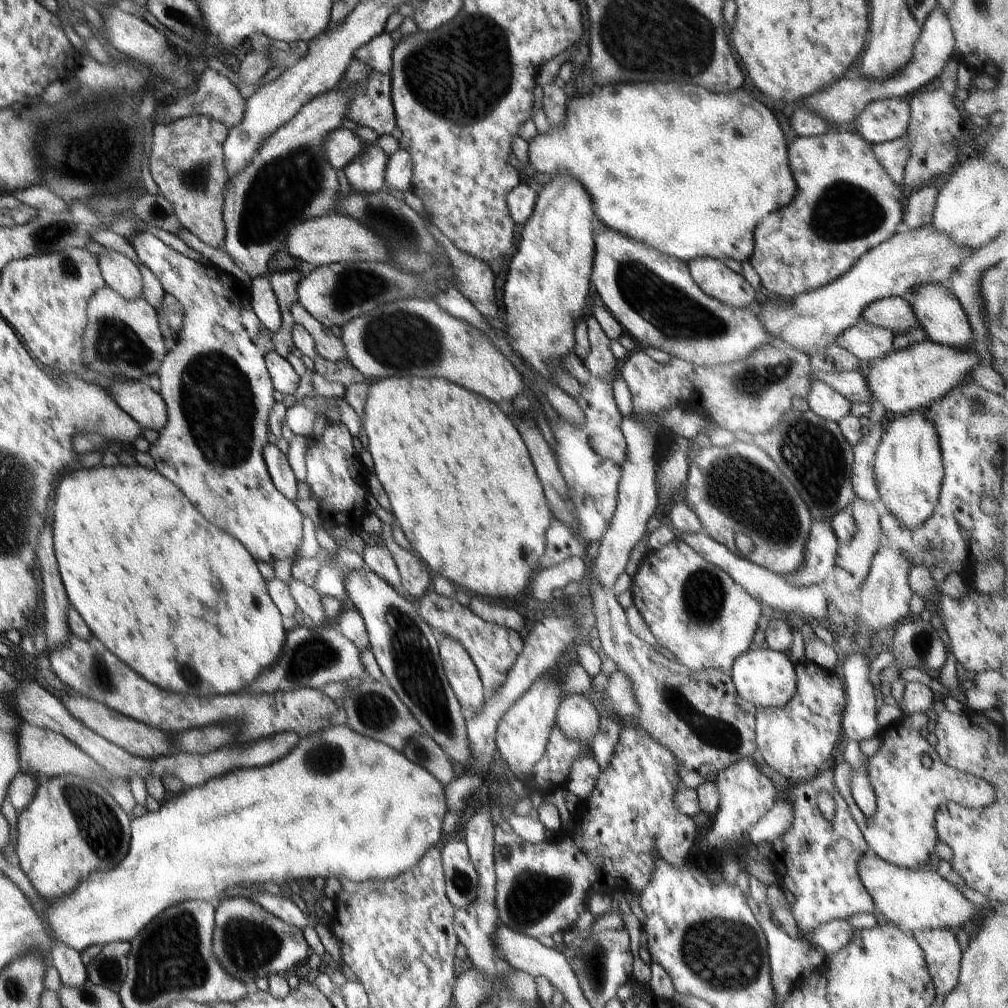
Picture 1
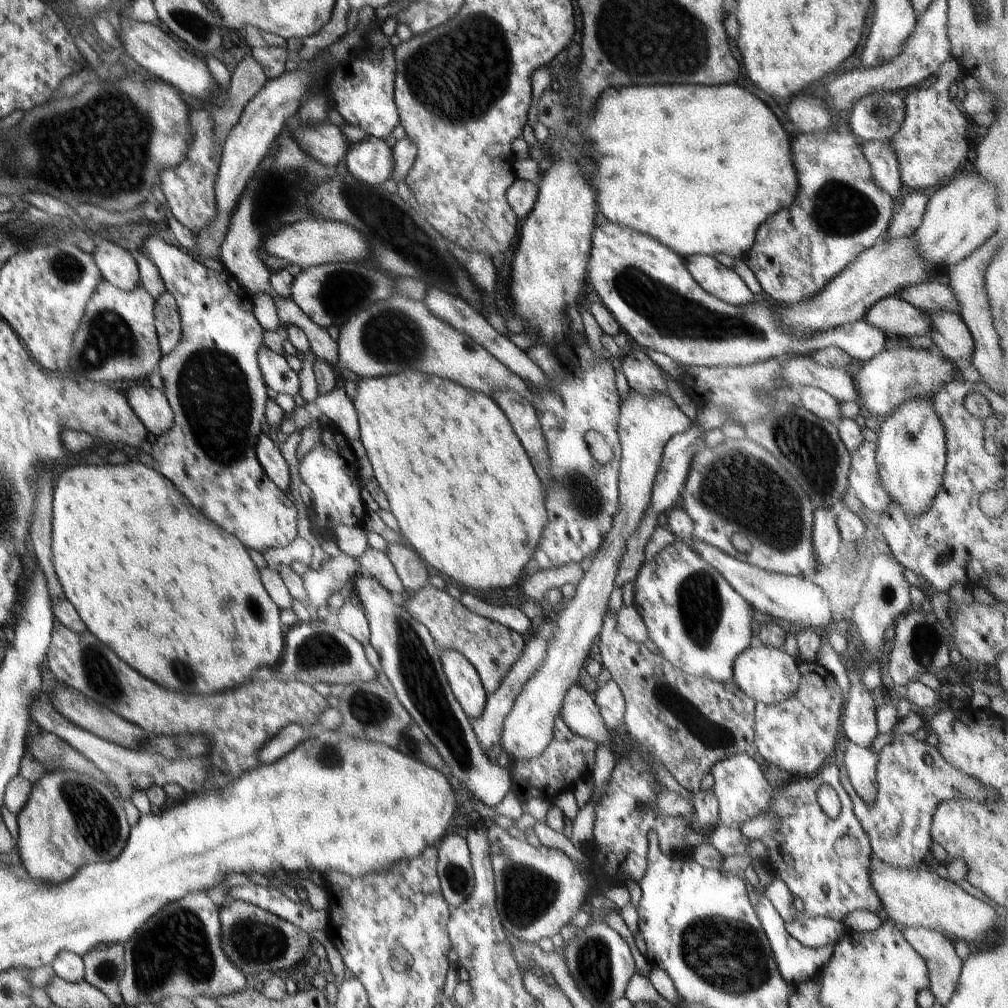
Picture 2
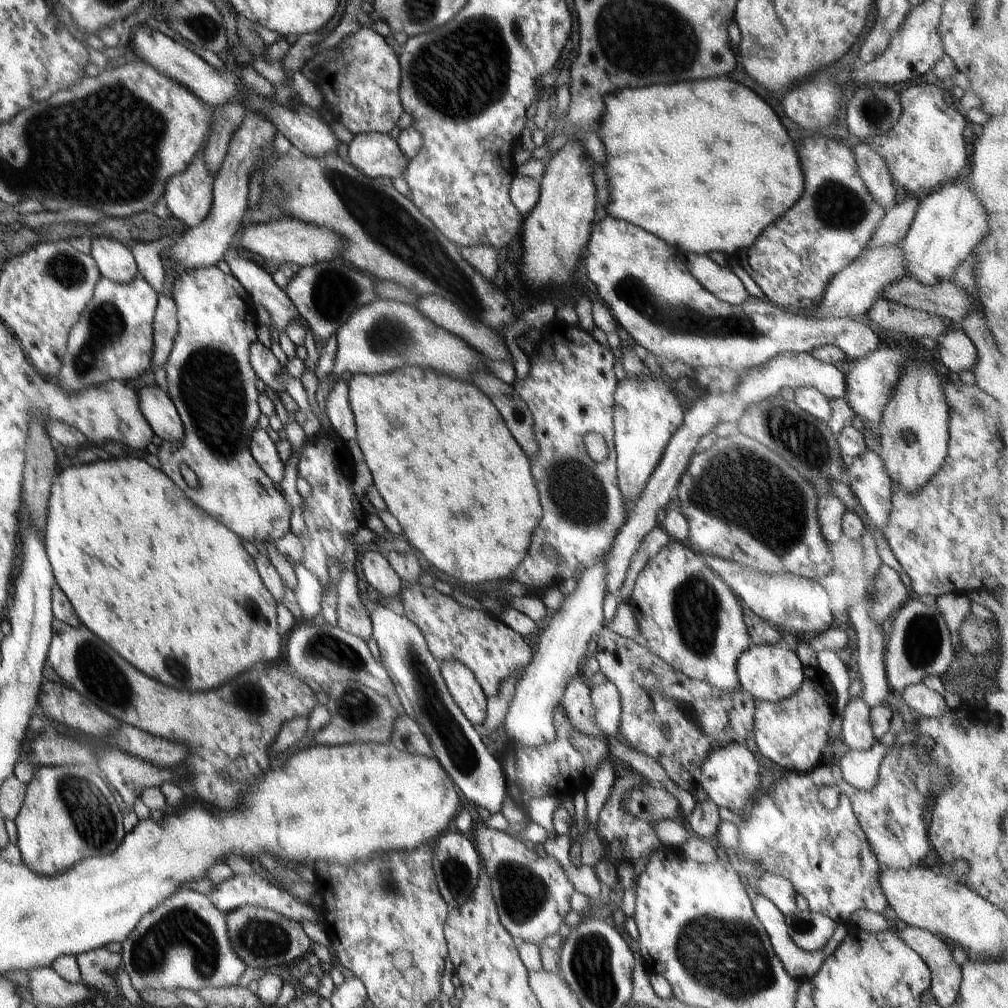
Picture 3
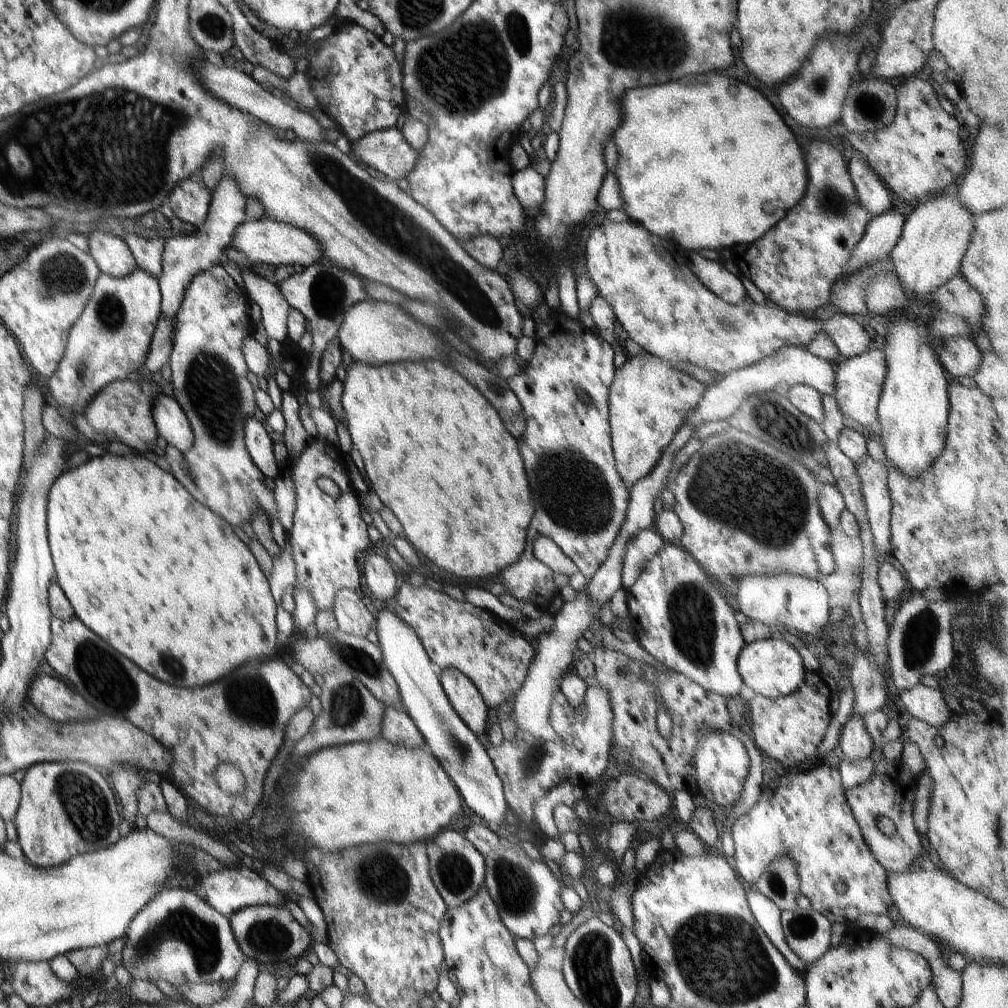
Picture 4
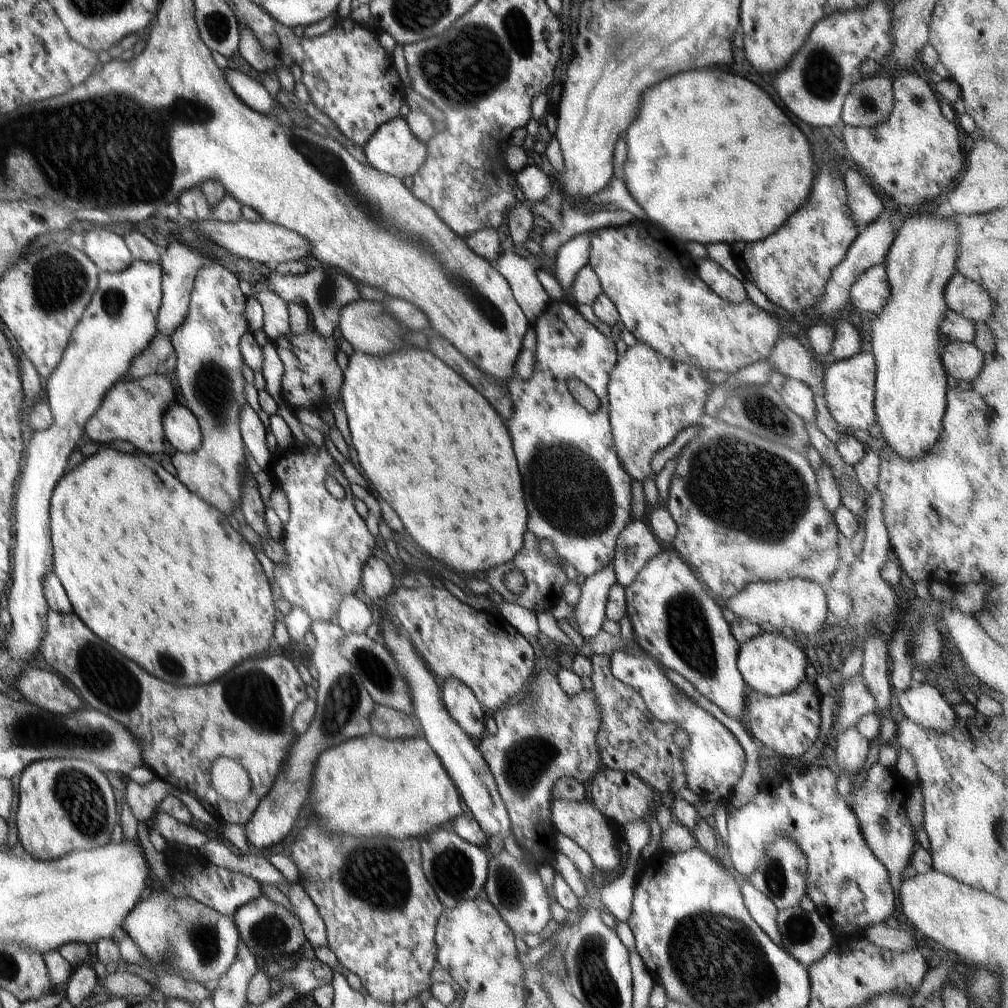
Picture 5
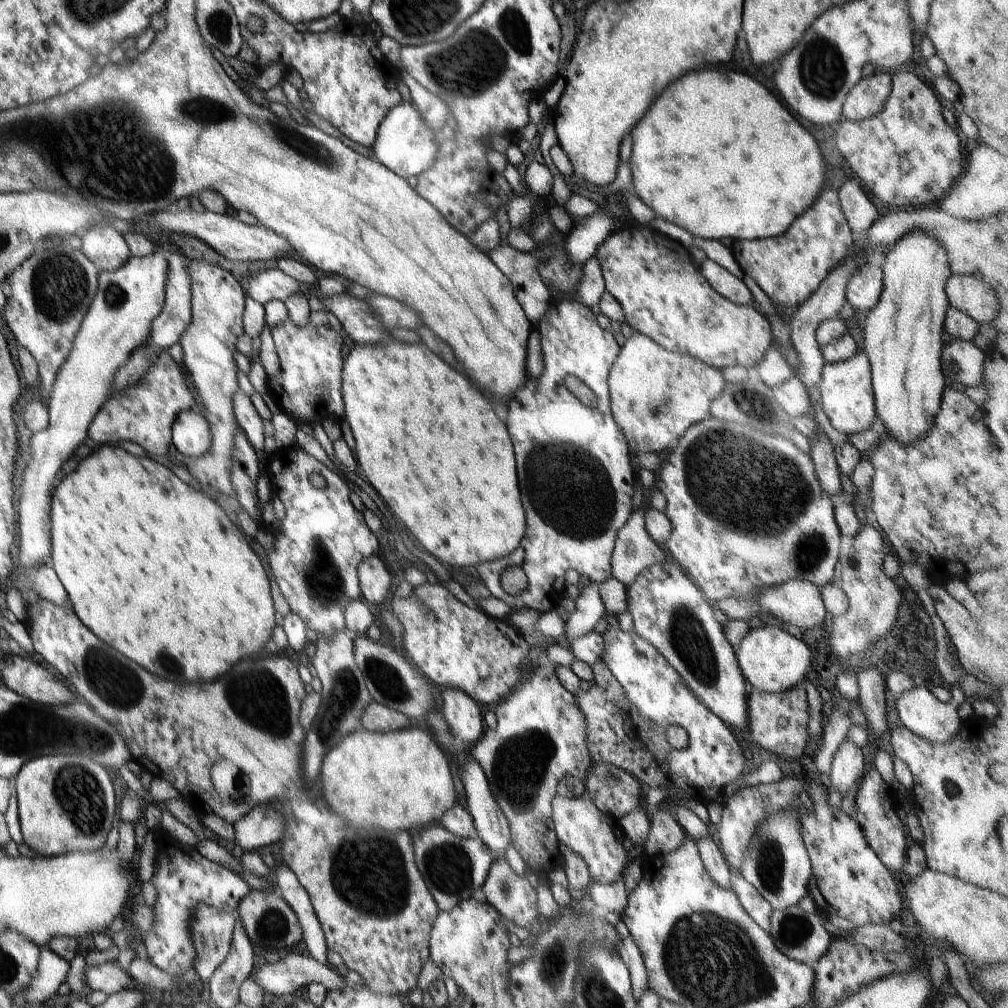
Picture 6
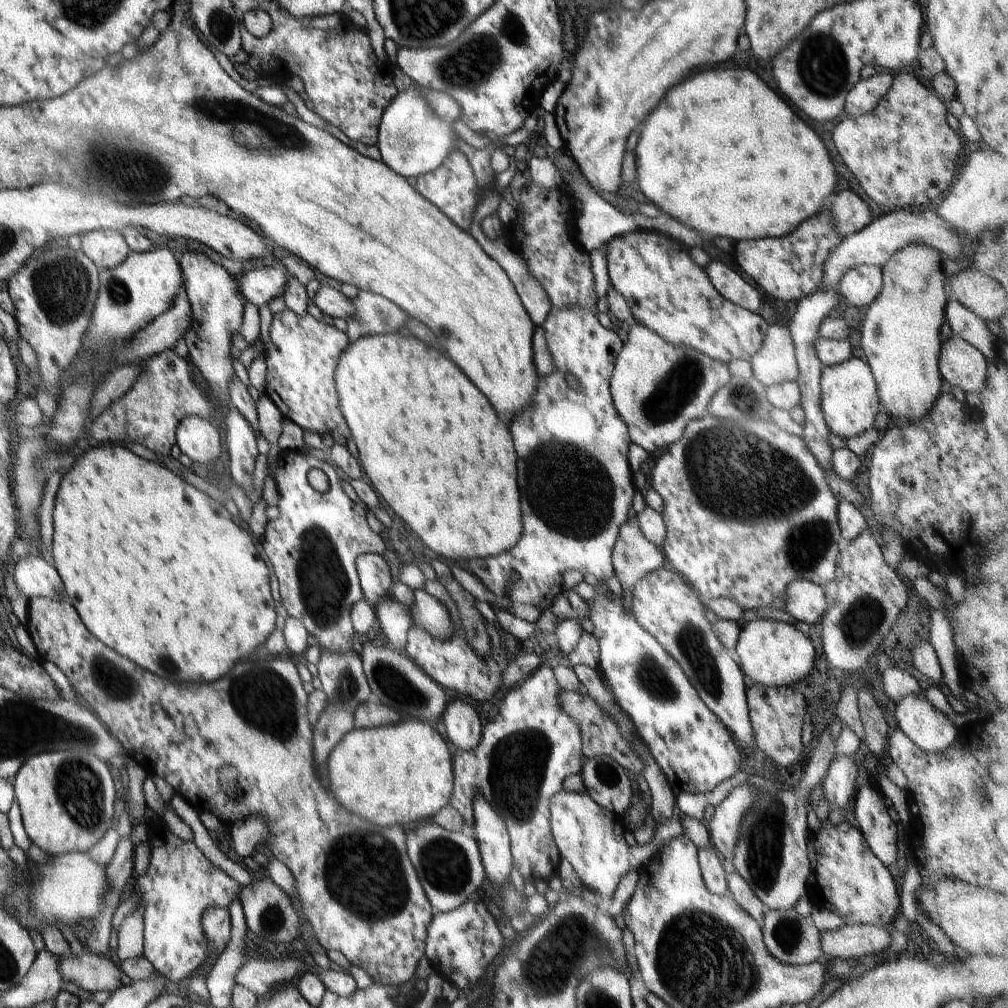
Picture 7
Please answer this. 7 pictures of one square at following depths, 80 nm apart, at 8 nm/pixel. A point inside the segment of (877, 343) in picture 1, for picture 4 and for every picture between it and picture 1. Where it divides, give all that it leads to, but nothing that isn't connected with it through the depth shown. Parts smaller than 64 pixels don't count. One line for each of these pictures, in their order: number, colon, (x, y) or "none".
2: (646, 287)
3: (648, 290)
4: (678, 321)

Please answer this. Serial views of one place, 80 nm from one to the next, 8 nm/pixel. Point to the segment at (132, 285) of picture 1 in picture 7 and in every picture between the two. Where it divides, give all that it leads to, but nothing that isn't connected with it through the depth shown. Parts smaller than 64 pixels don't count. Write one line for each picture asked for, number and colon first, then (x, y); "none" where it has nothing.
2: (117, 266)
3: (115, 261)
4: (112, 255)
5: (107, 249)
6: (103, 245)
7: (107, 248)

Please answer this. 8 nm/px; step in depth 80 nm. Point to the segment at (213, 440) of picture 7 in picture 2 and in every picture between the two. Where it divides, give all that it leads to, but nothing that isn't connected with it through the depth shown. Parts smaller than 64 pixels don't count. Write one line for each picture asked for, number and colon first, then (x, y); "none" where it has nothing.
2: (150, 405)
3: (160, 413)
4: (172, 423)
5: (181, 429)
6: (190, 433)

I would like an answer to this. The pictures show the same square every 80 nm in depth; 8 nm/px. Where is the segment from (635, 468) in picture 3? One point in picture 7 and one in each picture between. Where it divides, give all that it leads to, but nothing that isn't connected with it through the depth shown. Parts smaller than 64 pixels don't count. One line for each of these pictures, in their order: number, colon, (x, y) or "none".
4: (649, 400)
5: (652, 398)
6: (655, 395)
7: (657, 388)

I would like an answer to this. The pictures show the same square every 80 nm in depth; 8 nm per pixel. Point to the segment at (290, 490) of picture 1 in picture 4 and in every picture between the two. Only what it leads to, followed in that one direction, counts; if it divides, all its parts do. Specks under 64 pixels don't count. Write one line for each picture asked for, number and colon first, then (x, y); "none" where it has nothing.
2: (271, 459)
3: (263, 449)
4: (259, 444)

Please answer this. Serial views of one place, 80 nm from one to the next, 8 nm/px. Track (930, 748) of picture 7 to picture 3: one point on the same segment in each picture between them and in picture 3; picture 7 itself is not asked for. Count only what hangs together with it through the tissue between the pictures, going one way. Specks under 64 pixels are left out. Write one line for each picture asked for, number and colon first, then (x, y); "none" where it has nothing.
3: (924, 702)
4: (927, 704)
5: (923, 704)
6: (919, 710)

